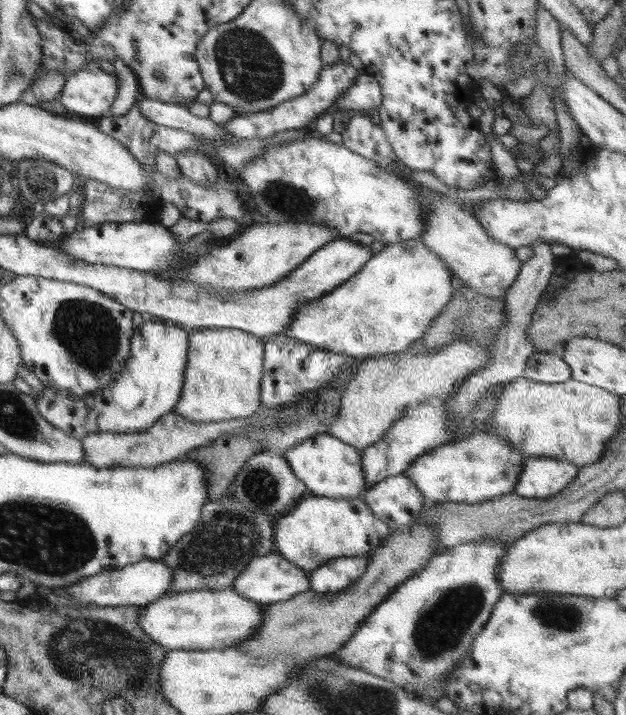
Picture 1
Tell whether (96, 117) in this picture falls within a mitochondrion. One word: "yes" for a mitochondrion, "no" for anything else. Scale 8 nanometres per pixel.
no

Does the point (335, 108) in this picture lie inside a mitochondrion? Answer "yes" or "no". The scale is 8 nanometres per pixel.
no

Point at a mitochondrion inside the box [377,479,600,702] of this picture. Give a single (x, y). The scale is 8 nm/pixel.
(439, 631)

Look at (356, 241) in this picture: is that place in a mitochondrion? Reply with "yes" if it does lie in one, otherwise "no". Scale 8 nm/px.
no

